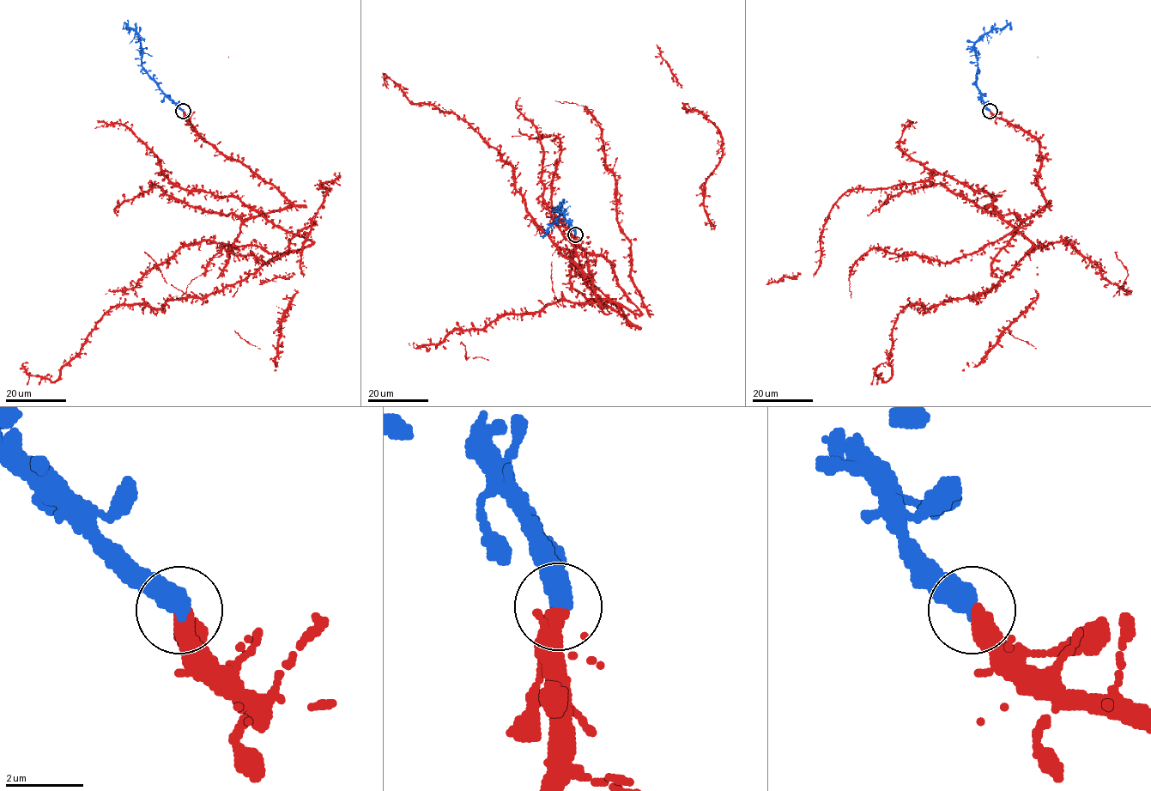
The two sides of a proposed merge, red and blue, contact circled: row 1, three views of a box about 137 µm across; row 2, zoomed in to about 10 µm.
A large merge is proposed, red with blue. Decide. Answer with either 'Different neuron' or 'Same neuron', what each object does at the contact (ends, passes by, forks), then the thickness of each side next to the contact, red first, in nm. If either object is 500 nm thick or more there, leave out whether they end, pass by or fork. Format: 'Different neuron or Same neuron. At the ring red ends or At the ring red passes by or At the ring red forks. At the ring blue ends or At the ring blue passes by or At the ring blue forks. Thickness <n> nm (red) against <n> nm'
Same neuron. Thickness 440 nm (red) against 500 nm

